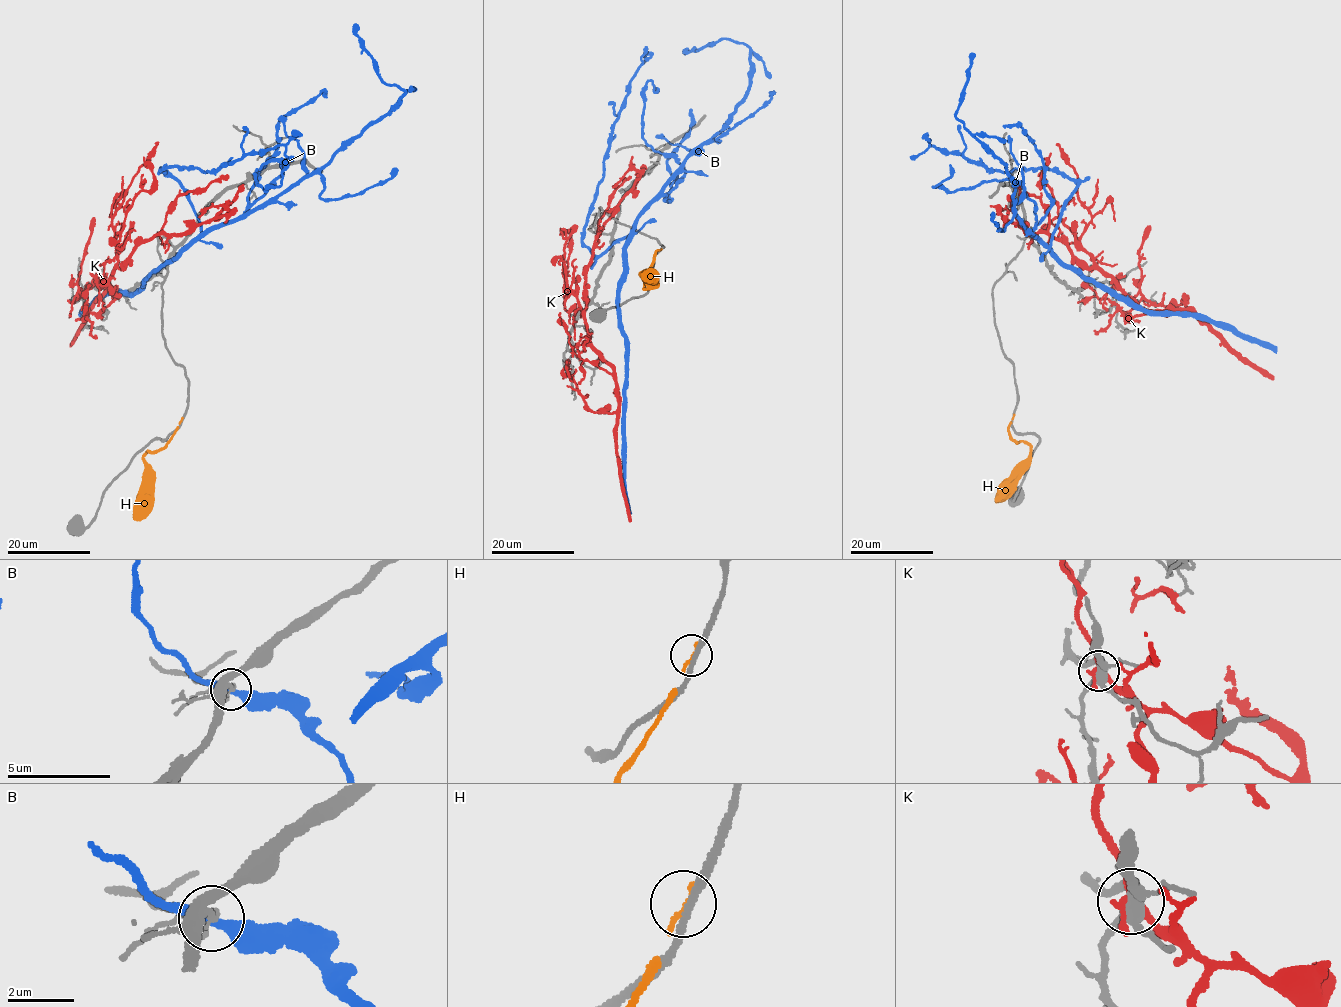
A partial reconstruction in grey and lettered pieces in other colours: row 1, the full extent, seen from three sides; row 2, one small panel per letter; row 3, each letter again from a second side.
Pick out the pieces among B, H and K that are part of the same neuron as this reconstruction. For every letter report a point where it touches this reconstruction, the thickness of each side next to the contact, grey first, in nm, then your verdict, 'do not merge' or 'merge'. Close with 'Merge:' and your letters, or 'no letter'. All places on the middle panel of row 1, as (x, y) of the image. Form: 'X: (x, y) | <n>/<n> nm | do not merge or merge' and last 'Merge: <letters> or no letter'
B: (661, 153) | 200/360 nm | do not merge
H: (660, 249) | 200/180 nm | do not merge
K: (573, 352) | 420/320 nm | do not merge
Merge: no letter

